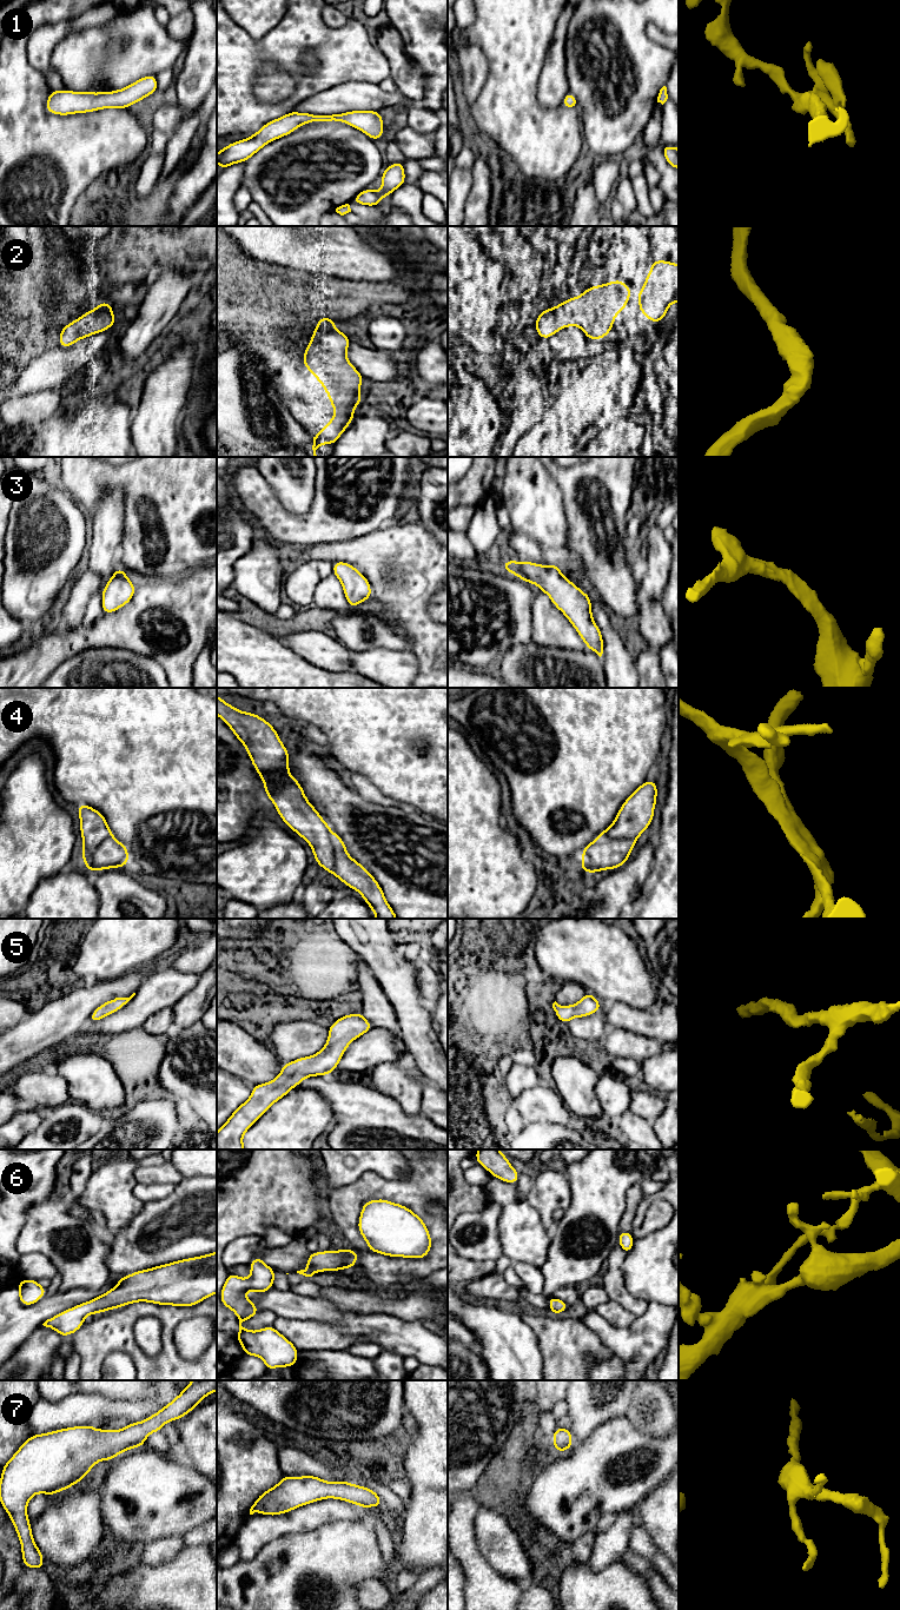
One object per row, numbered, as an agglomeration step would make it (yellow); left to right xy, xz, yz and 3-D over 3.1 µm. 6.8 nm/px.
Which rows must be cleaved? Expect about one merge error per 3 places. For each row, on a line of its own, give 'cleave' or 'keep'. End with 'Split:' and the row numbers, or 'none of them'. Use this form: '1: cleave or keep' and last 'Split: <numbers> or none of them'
1: keep
2: keep
3: keep
4: keep
5: keep
6: keep
7: keep
Split: none of them

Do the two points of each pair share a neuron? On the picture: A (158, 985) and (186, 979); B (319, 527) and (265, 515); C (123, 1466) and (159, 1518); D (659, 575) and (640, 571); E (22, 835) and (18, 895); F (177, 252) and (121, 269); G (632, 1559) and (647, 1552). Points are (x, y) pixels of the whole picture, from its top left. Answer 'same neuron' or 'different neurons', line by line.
A: same neuron
B: same neuron
C: same neuron
D: different neurons
E: same neuron
F: same neuron
G: different neurons

